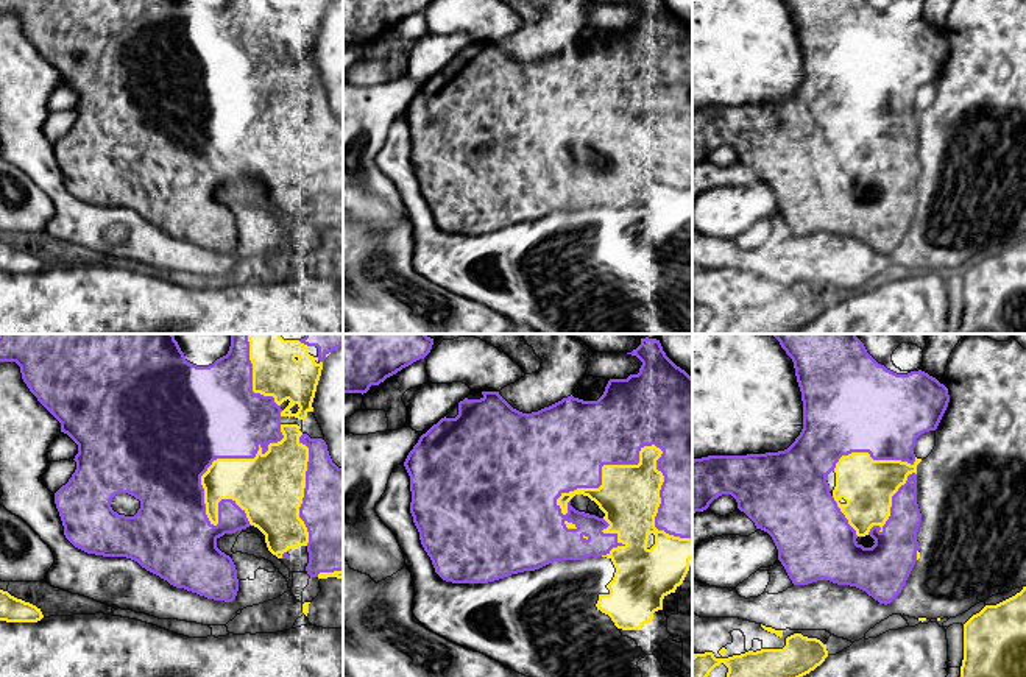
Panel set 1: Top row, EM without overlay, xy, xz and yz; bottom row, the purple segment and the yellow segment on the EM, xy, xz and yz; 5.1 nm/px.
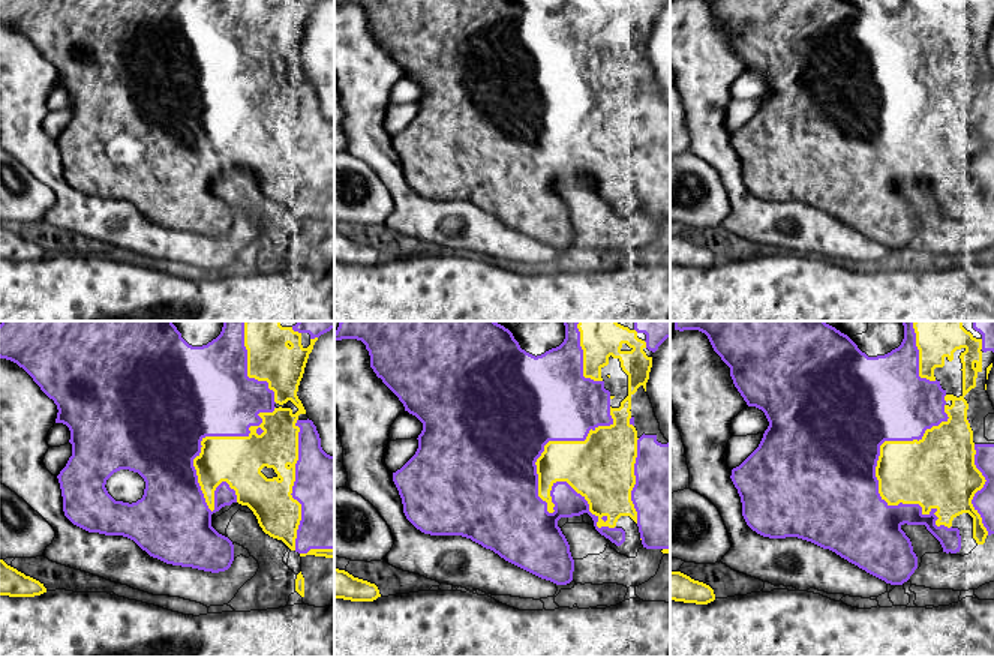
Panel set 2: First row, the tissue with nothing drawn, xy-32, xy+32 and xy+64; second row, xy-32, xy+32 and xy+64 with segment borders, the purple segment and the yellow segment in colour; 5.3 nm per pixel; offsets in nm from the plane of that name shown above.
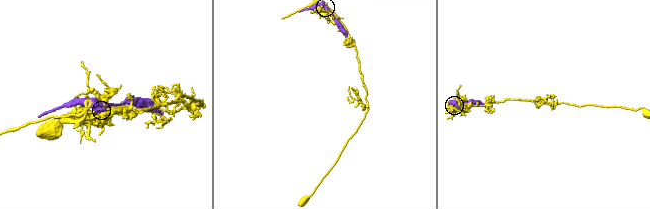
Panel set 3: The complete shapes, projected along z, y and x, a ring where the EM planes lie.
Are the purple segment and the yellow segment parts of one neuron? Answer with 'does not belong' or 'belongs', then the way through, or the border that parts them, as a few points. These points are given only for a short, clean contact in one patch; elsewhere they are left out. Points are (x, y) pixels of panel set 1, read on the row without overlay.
does not belong

